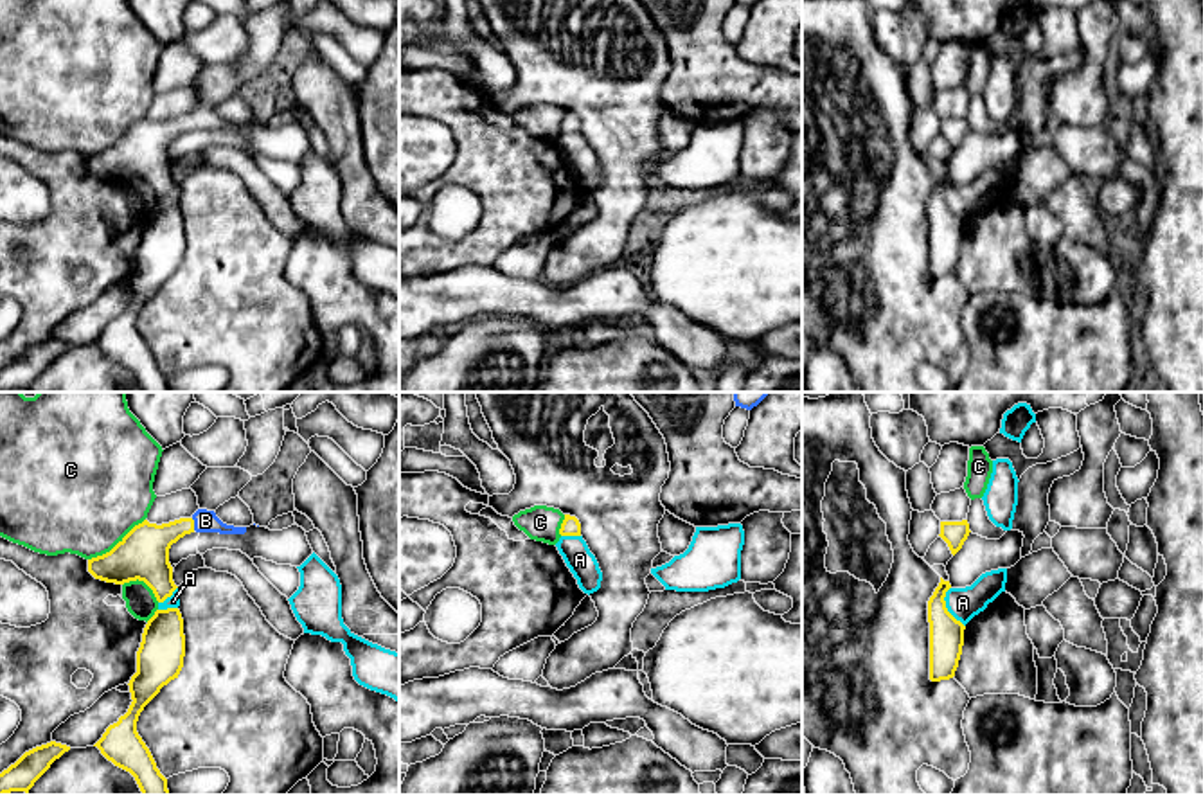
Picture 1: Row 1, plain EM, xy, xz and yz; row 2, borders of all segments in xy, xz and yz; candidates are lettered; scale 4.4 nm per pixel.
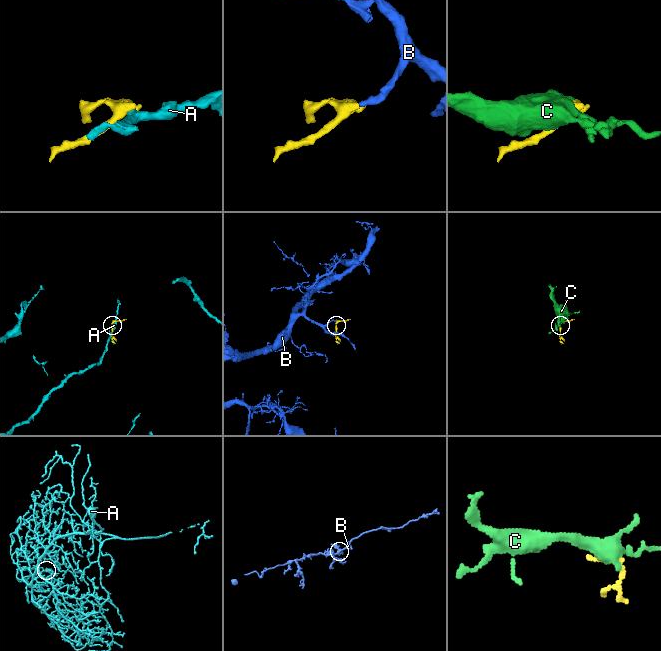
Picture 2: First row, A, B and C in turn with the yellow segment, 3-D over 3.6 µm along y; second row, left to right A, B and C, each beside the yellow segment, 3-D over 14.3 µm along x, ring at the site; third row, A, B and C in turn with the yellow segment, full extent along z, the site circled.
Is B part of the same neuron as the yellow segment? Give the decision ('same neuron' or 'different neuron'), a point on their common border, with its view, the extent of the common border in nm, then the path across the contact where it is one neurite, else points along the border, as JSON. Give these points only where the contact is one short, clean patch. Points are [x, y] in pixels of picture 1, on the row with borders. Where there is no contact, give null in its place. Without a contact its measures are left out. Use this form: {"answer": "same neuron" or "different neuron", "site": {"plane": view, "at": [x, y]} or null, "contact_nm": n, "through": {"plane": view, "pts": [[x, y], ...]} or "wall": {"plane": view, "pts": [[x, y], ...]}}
{"answer": "same neuron", "site": {"plane": "xy", "at": [193, 524]}, "contact_nm": 60, "through": {"plane": "xy", "pts": [[144, 551], [168, 533], [193, 524], [205, 520]]}}

